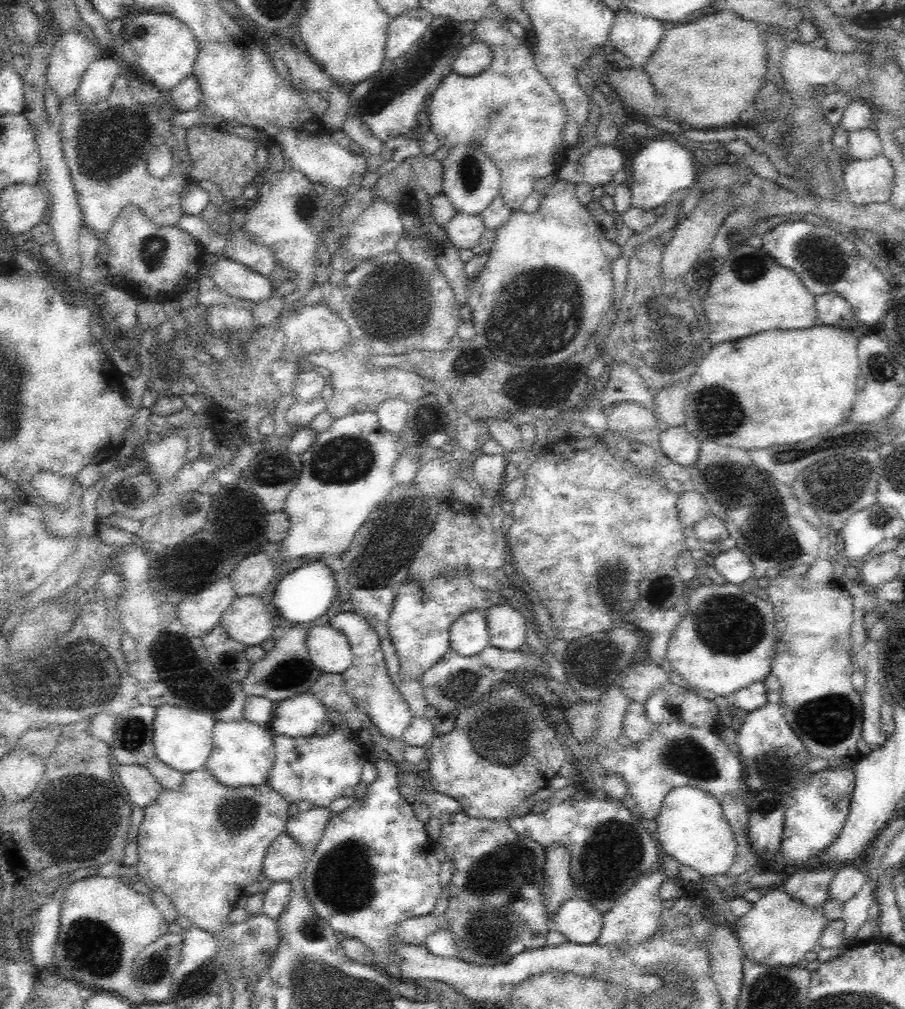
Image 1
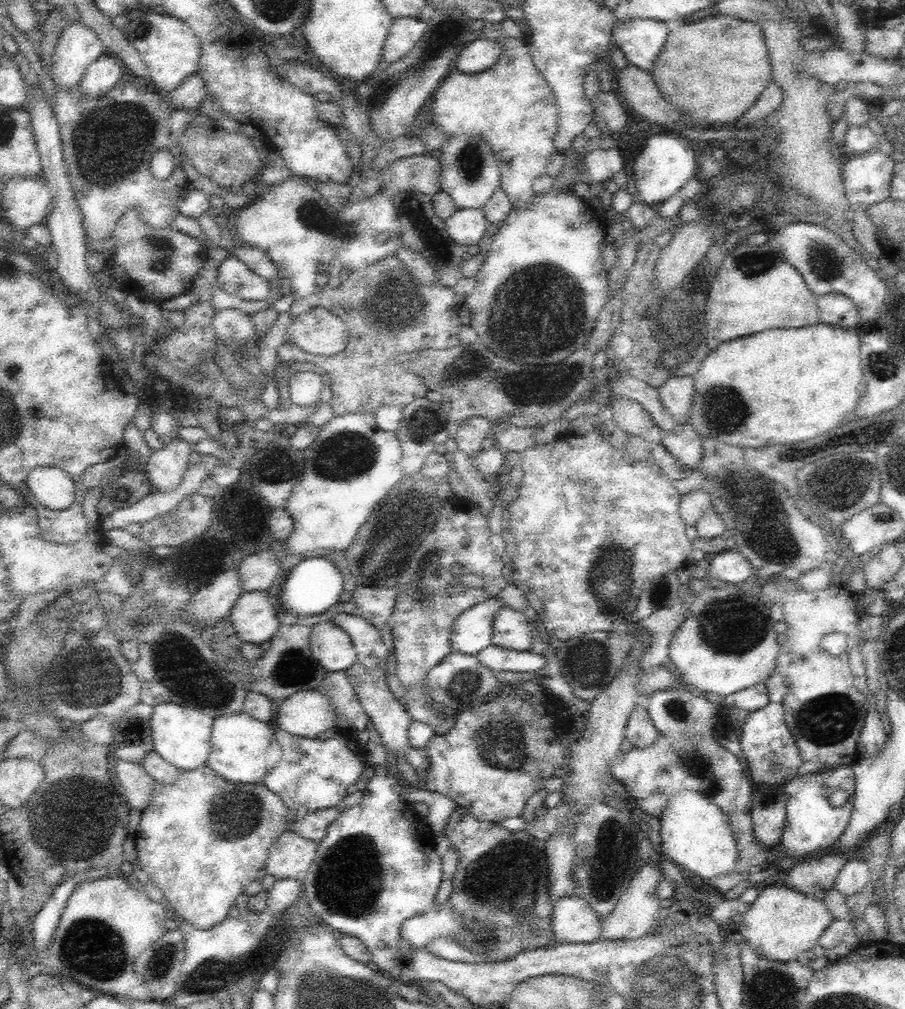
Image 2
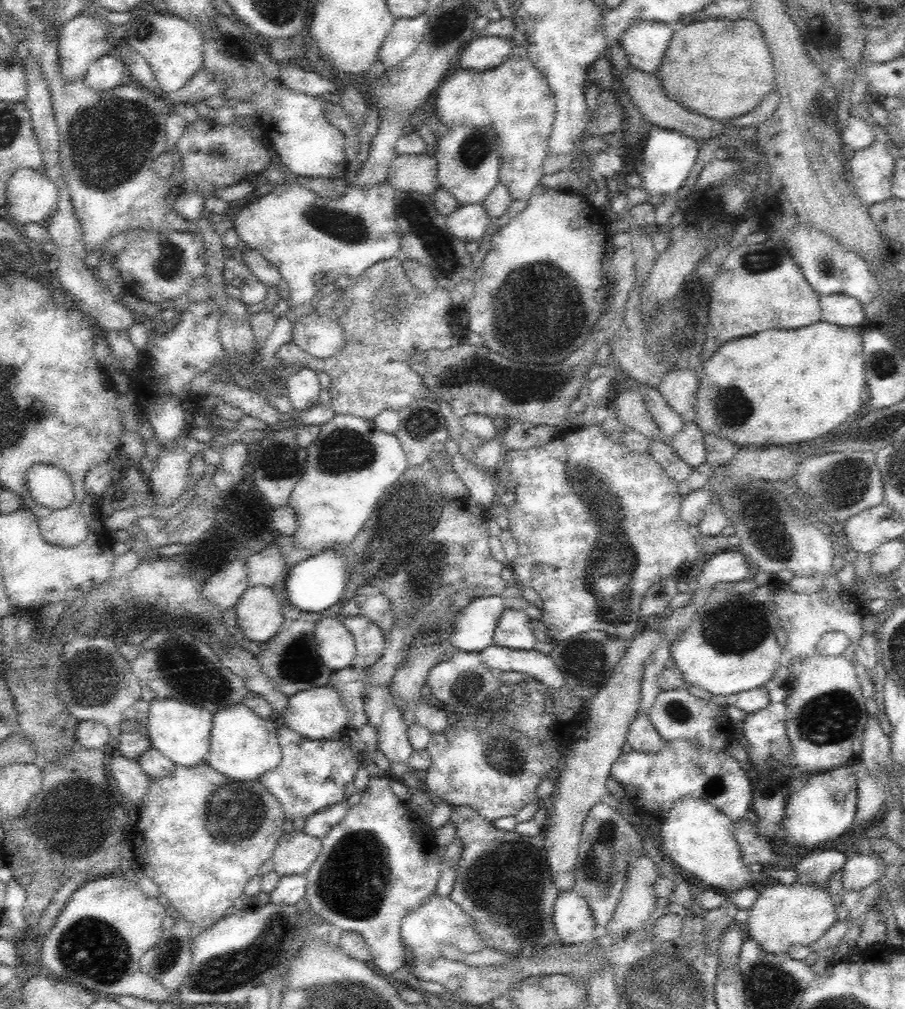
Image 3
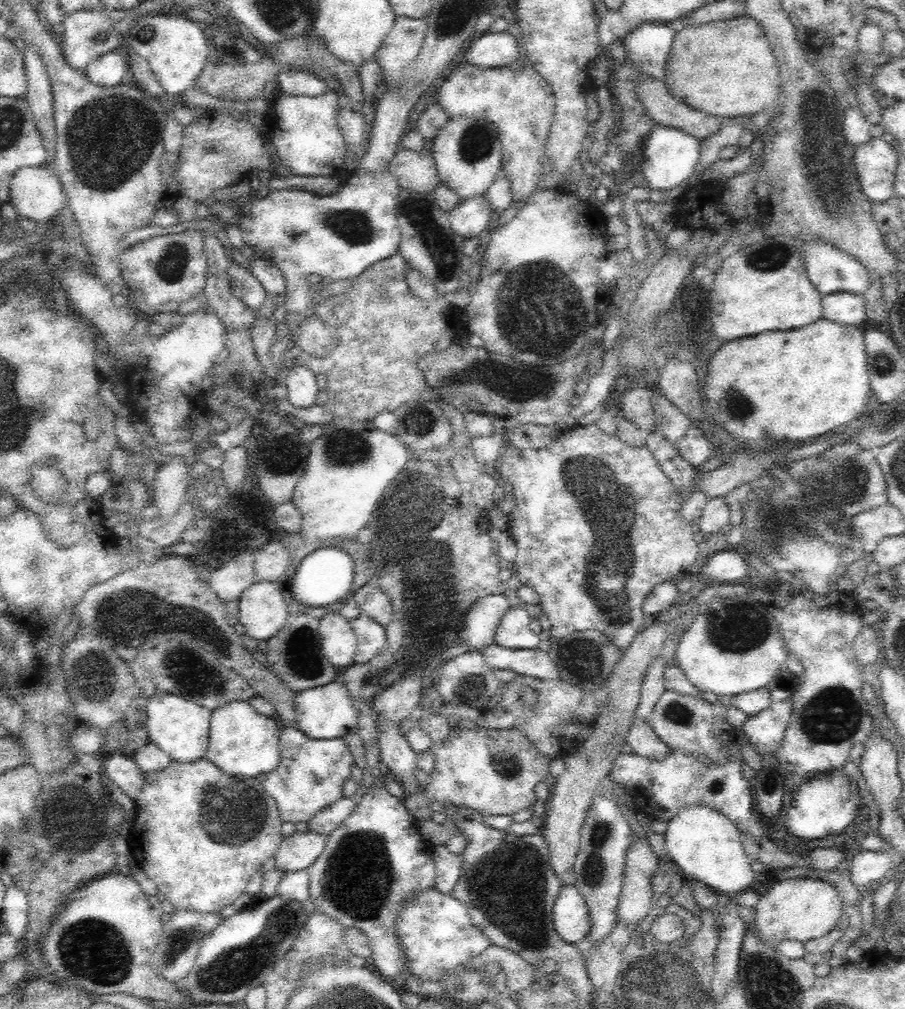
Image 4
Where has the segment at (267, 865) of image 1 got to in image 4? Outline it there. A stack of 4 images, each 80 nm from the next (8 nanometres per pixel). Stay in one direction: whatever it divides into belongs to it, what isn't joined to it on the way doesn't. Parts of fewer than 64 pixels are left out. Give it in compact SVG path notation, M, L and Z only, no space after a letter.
M294 831L284 836L274 852L276 869L285 874L306 870L322 854L326 846L326 836L316 832Z

